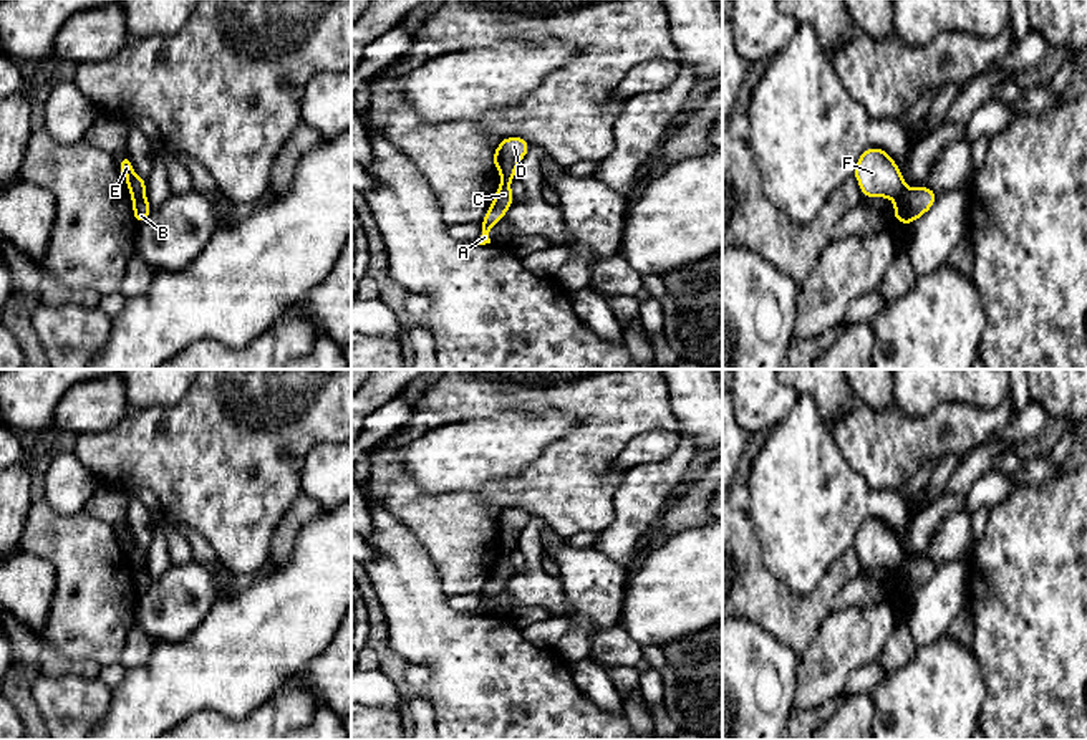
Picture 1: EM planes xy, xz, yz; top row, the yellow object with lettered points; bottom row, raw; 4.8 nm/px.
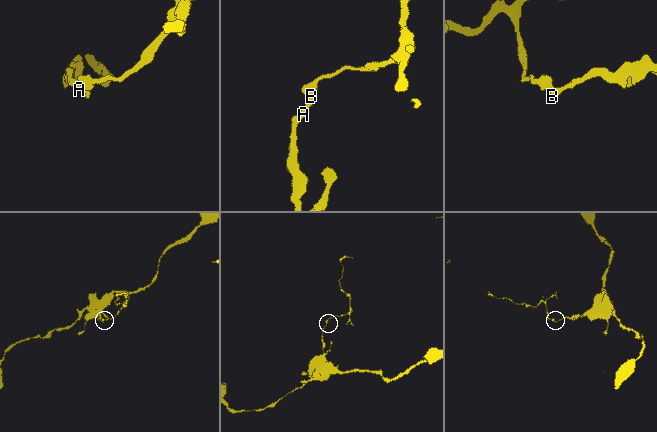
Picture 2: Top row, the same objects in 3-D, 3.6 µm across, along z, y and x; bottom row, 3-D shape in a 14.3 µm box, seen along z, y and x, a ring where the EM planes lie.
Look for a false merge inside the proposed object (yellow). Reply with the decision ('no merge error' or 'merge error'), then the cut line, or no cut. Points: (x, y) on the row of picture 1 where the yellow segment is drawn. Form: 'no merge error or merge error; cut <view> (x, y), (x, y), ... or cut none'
merge error; cut yz (905, 187), (893, 199)

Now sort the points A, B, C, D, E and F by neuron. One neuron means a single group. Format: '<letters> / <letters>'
A B C / D E F

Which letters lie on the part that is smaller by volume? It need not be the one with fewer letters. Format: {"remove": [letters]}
{"remove": ["D", "E", "F"]}

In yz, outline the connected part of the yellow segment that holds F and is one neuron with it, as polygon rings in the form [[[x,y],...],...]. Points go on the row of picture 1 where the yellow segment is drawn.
[[[868,147],[862,152],[853,177],[858,180],[865,199],[888,197],[895,200],[906,189],[900,167],[880,147]]]

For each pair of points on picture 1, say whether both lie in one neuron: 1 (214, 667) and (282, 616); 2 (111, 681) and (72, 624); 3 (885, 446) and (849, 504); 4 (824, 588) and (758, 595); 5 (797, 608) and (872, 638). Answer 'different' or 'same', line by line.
1: same
2: different
3: different
4: same
5: different

